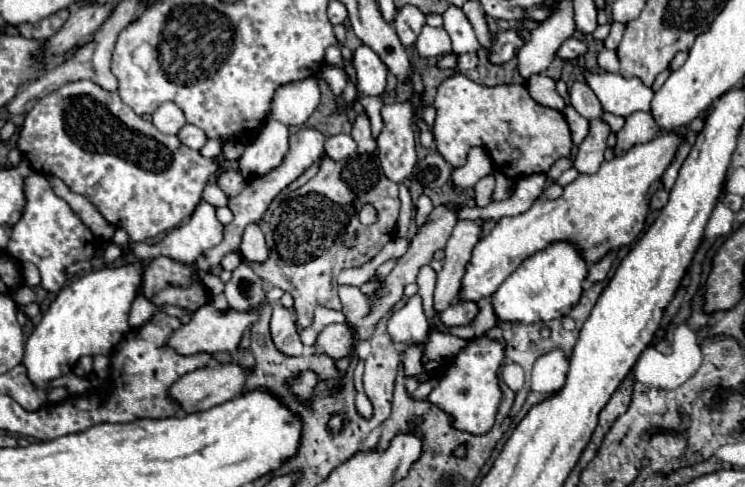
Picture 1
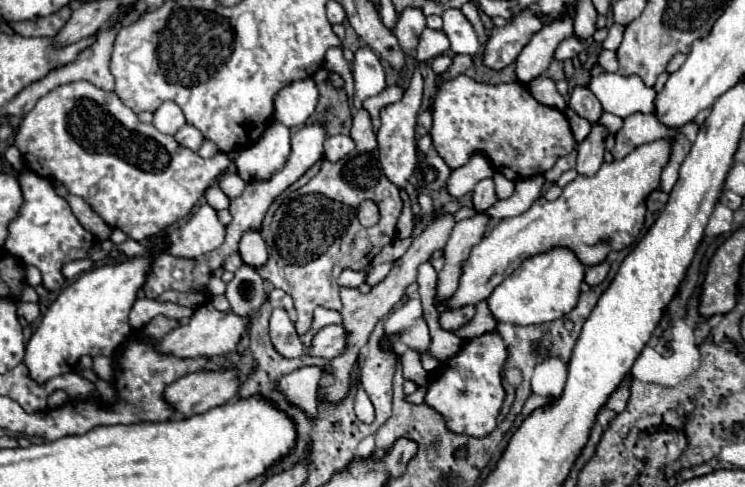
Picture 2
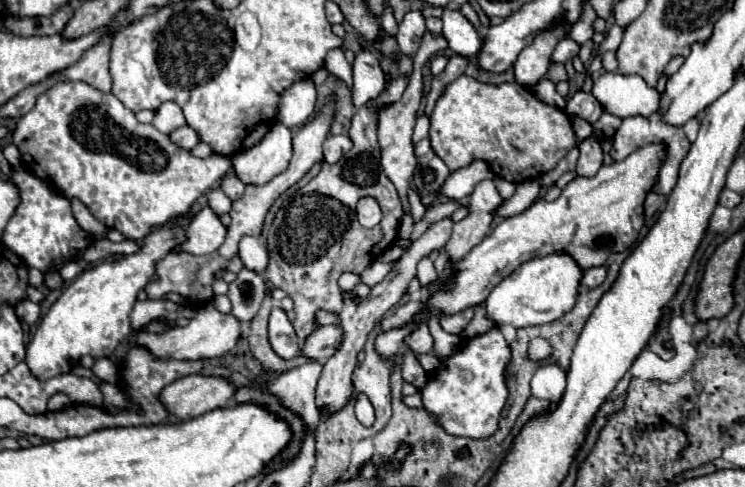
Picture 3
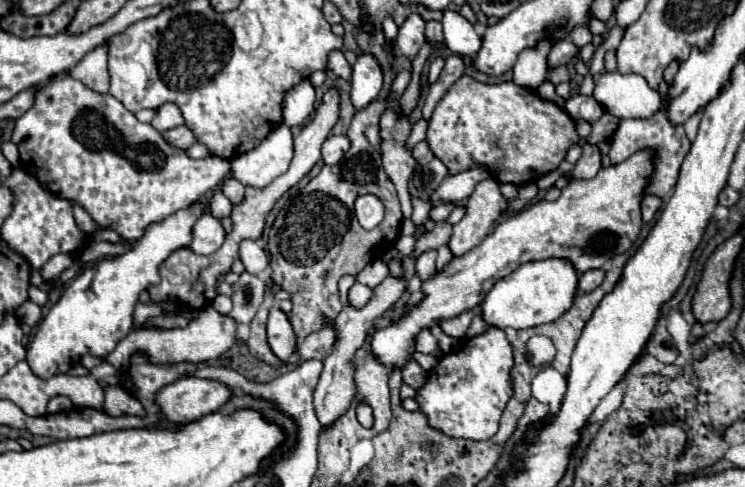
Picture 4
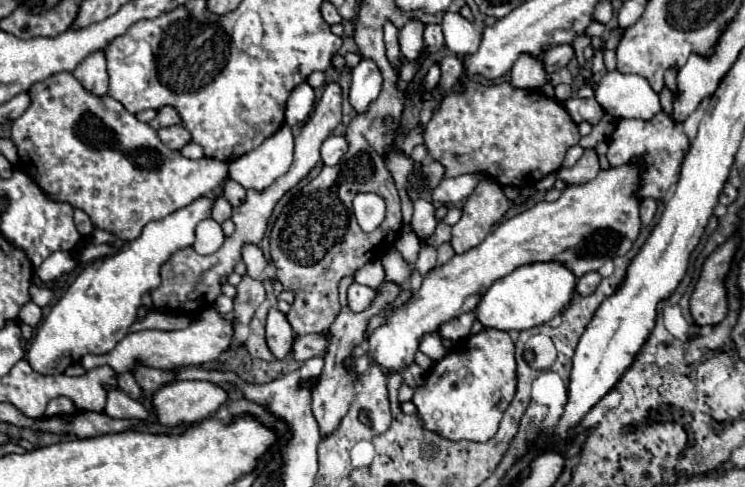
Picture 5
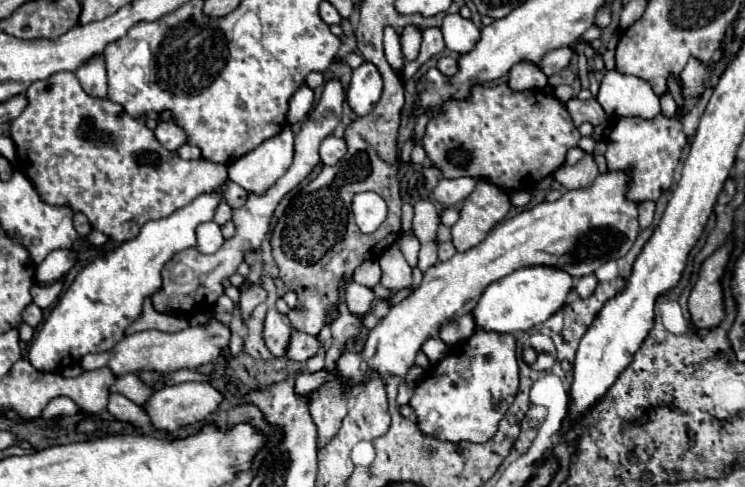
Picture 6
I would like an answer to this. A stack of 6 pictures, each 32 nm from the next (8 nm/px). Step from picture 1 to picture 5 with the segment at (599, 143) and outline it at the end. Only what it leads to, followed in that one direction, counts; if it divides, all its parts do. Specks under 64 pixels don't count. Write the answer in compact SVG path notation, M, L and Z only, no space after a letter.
M584 150L584 156L572 166L572 168L560 168L556 172L558 180L562 180L566 186L586 184L598 176L598 156L594 150Z

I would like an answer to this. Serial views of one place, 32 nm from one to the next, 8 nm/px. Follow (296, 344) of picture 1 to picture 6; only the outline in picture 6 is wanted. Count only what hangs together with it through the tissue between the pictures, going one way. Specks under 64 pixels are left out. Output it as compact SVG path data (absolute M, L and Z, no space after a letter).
M270 308L264 318L264 344L272 352L272 356L282 358L286 354L288 342L290 342L290 326L286 318L276 310Z

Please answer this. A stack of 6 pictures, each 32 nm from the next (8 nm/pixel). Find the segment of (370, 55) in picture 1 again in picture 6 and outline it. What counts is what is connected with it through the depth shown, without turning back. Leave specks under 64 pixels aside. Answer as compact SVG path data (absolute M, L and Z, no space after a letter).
M364 62L352 72L352 82L348 86L348 106L356 116L366 116L374 110L382 94L382 76L372 62Z

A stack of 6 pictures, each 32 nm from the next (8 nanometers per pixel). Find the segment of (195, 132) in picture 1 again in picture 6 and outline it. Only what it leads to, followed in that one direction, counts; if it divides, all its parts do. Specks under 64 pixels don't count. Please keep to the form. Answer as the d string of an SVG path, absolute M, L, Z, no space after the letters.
M149 112L146 116L158 122L156 130L154 130L154 136L158 138L158 142L162 142L162 146L164 146L166 150L174 152L174 150L178 150L178 148L186 142L186 132L184 132L180 126L176 126L174 122L164 122L164 120L160 120L159 115L155 112Z

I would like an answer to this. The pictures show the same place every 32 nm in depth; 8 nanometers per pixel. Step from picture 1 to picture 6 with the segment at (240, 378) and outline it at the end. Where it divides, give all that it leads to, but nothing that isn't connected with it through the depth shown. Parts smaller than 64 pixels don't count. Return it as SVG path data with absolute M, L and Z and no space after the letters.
M184 382L184 384L176 384L176 386L166 386L166 388L154 392L142 404L142 408L148 414L154 428L166 430L166 432L176 432L180 428L192 426L192 424L208 418L218 408L220 402L222 402L222 394L218 390L214 390L208 382Z

